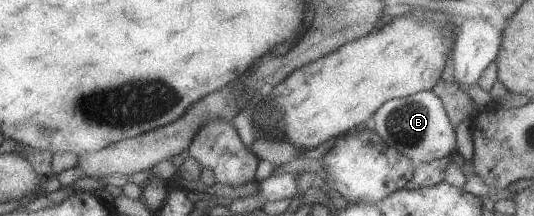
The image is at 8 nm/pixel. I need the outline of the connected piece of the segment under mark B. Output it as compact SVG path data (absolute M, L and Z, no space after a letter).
M429 91L384 102L373 113L373 130L386 145L392 146L413 163L428 163L441 157L456 158L455 133L441 100Z

